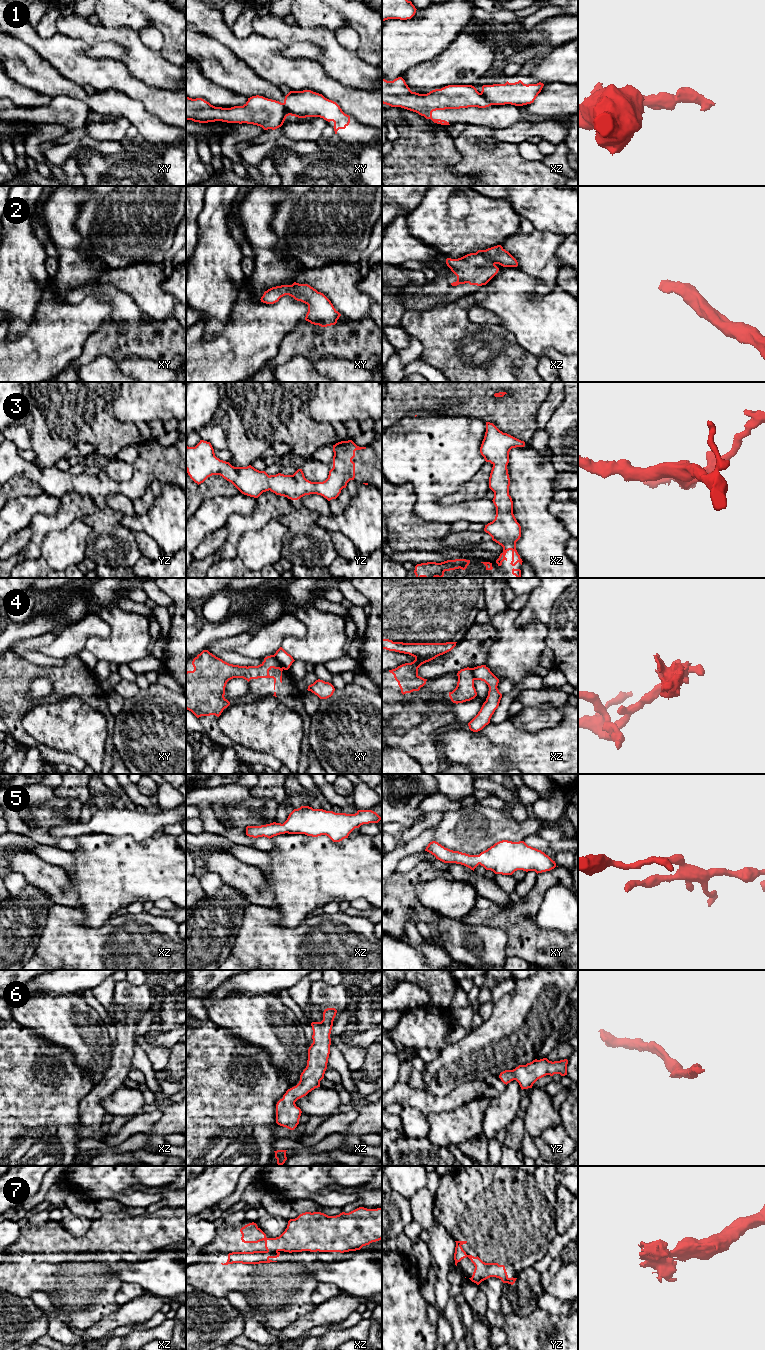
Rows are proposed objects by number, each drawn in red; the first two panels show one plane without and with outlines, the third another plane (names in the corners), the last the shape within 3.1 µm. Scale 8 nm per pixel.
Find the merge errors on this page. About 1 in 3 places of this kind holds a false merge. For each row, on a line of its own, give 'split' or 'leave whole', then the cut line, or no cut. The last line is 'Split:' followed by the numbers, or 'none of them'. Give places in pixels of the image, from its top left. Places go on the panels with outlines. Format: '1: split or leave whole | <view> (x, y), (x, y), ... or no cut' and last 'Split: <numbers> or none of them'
1: split | xy (283, 103), (289, 114)
2: leave whole | no cut
3: leave whole | no cut
4: split | xy (273, 655), (284, 668)
5: leave whole | no cut
6: leave whole | no cut
7: leave whole | no cut
Split: 1, 4

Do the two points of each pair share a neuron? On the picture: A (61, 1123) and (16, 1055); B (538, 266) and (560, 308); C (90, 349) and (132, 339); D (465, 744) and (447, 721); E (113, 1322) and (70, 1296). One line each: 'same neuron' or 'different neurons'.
A: same neuron
B: different neurons
C: same neuron
D: different neurons
E: different neurons

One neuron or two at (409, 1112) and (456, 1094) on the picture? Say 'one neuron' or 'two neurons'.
two neurons

